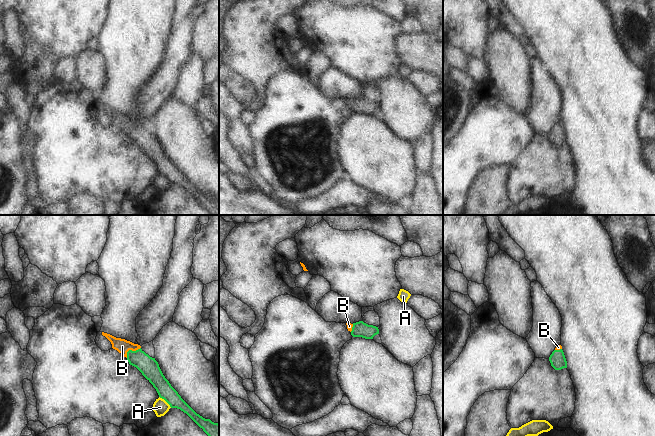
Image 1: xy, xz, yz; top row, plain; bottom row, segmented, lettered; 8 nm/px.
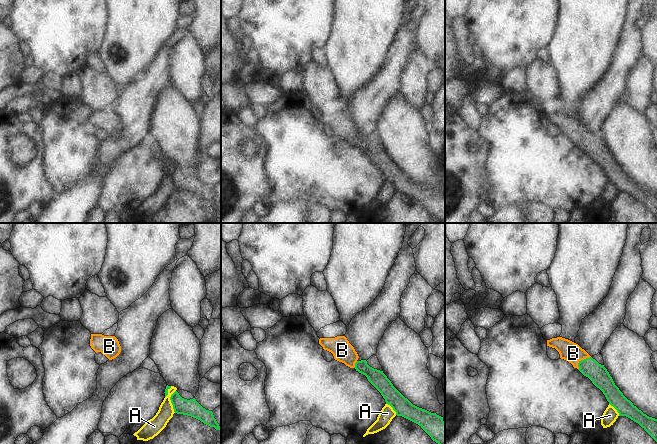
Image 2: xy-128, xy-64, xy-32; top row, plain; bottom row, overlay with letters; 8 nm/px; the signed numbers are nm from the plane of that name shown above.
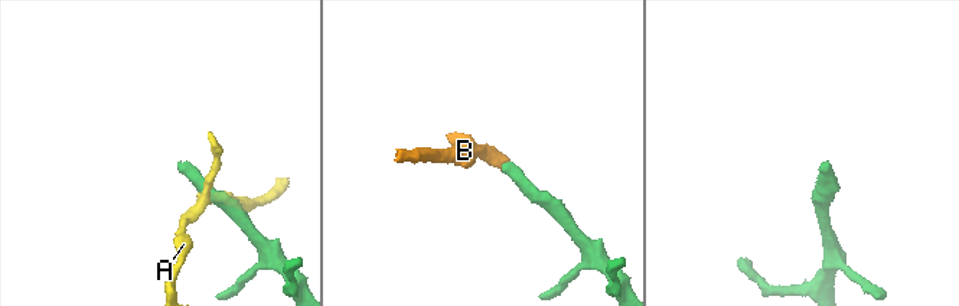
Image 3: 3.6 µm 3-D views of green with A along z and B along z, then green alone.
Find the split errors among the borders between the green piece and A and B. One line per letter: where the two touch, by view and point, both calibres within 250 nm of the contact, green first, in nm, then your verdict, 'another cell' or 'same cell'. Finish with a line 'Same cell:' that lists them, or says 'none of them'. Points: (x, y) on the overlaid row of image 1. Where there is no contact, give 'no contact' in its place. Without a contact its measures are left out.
A: meets green in xy at (165, 400); 140 nm thick on the green side, 120 nm on the other; another cell
B: meets green in xy at (131, 350); 160 nm thick on the green side, 110 nm on the other; same cell
Same cell: B

